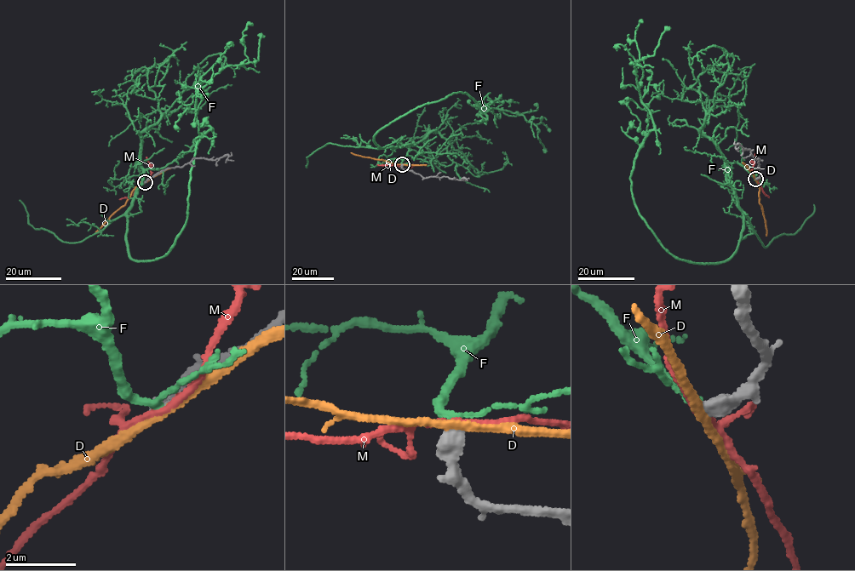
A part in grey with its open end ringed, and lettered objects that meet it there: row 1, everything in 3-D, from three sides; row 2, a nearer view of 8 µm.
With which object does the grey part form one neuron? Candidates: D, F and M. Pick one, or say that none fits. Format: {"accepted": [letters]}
{"accepted": ["F"]}

